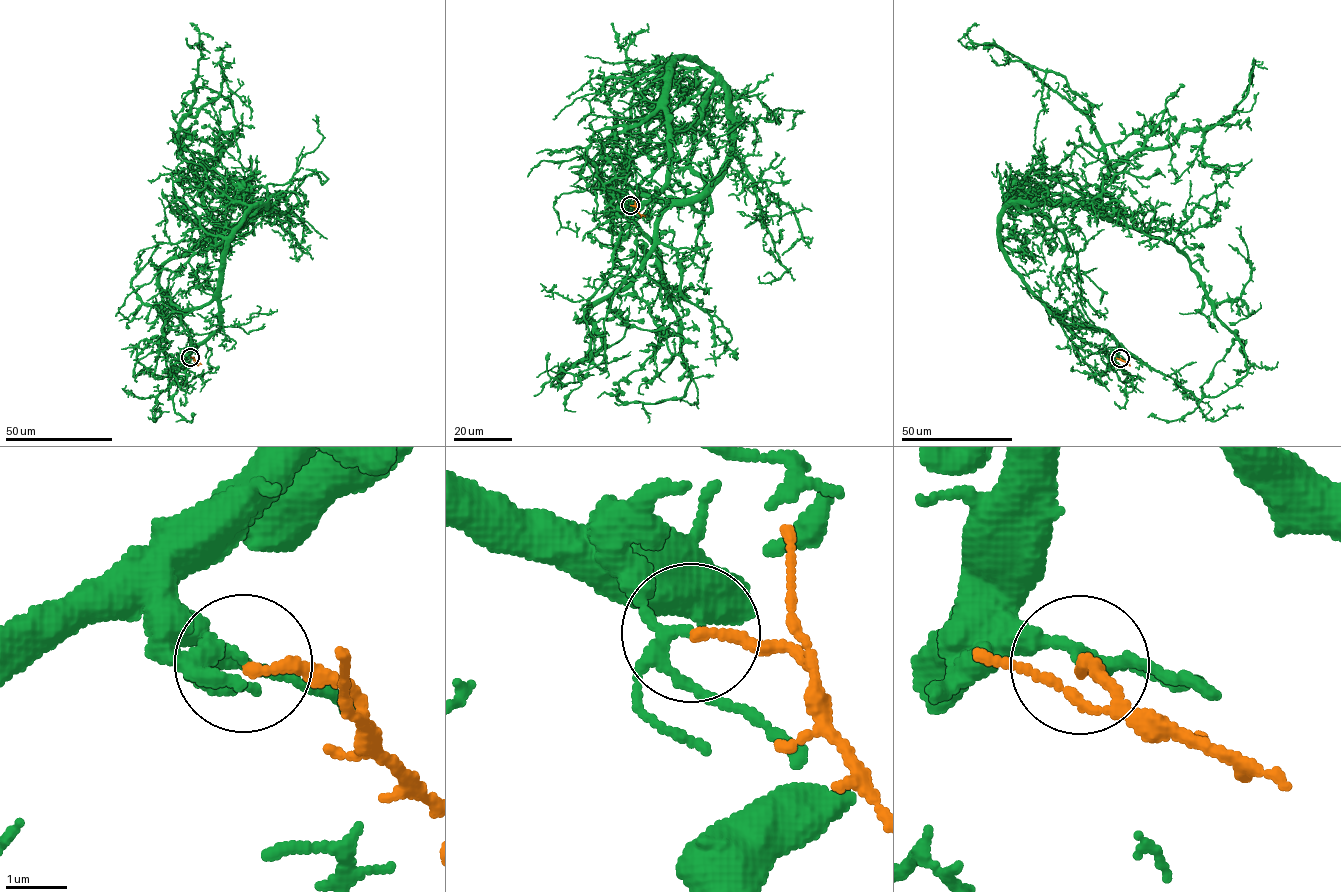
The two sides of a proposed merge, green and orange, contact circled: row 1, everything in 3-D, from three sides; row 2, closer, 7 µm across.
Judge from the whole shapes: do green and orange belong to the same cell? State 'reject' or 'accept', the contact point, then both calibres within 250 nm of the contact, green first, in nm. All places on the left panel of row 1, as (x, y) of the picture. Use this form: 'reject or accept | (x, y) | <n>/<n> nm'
accept | (190, 357) | 150/160 nm

